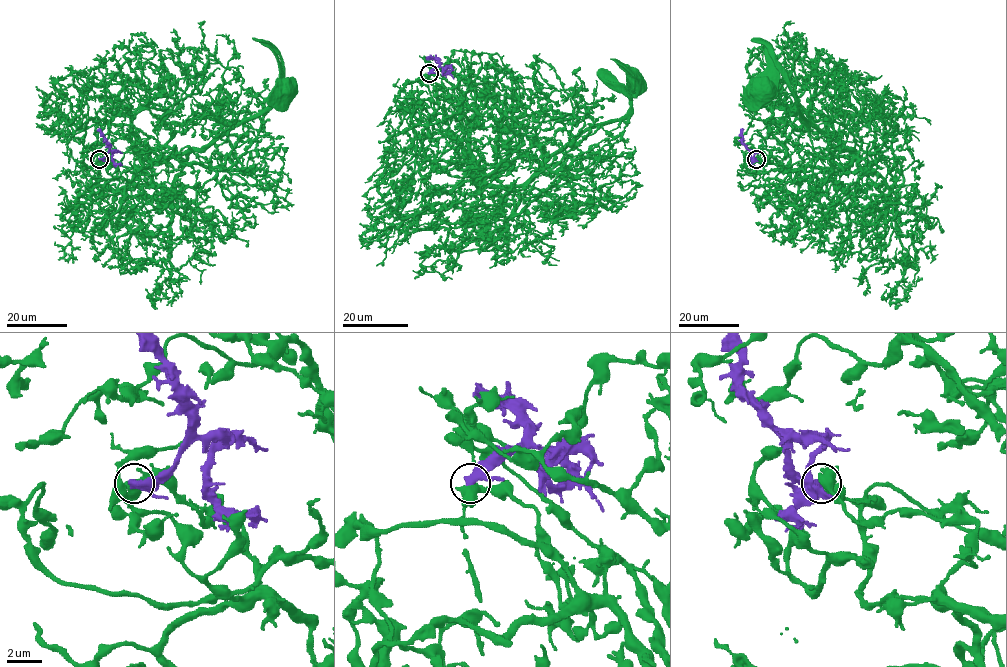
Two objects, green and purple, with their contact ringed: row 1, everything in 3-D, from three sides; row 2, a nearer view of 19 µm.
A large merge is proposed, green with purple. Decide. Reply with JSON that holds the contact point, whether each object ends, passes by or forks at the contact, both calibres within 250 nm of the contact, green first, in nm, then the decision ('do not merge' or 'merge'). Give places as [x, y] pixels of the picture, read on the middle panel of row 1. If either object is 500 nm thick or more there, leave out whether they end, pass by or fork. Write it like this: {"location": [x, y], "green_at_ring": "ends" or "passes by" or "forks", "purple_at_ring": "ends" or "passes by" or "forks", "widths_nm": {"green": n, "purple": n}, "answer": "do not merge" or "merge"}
{"location": [429, 73], "green_at_ring": "passes by", "purple_at_ring": "passes by", "widths_nm": {"green": 480, "purple": 360}, "answer": "do not merge"}

